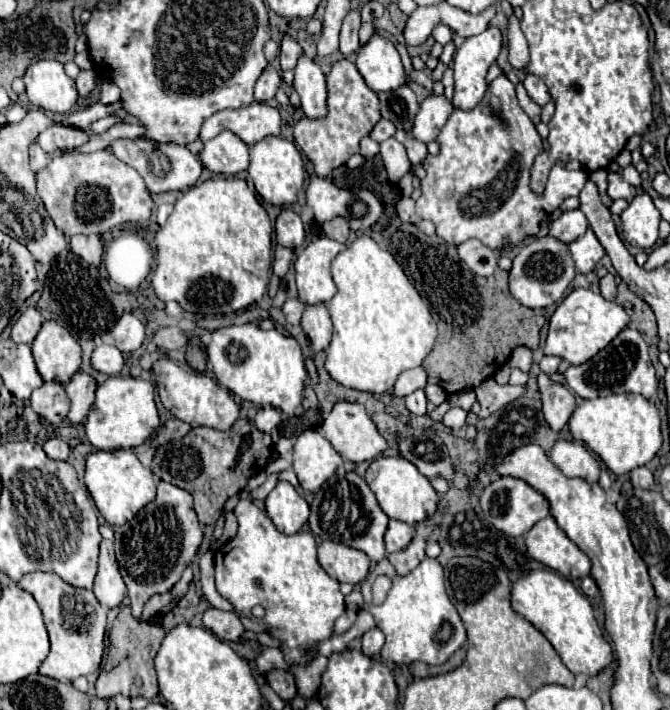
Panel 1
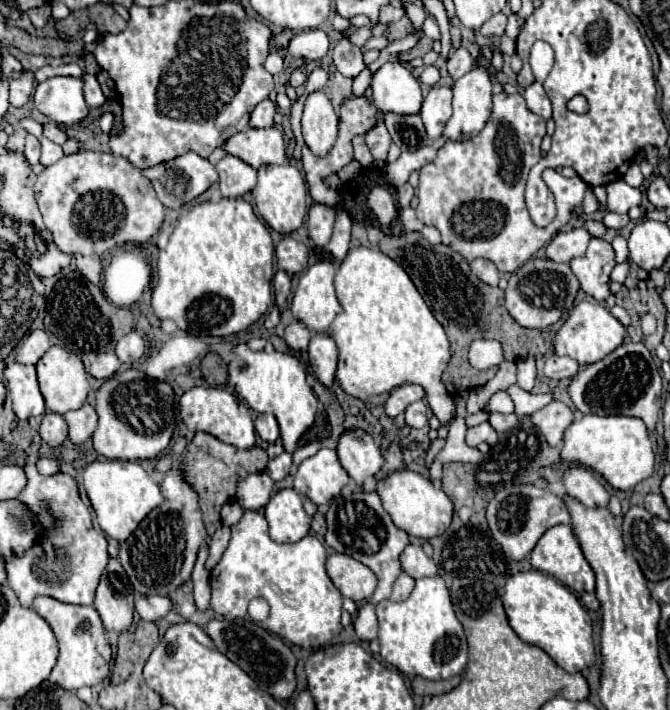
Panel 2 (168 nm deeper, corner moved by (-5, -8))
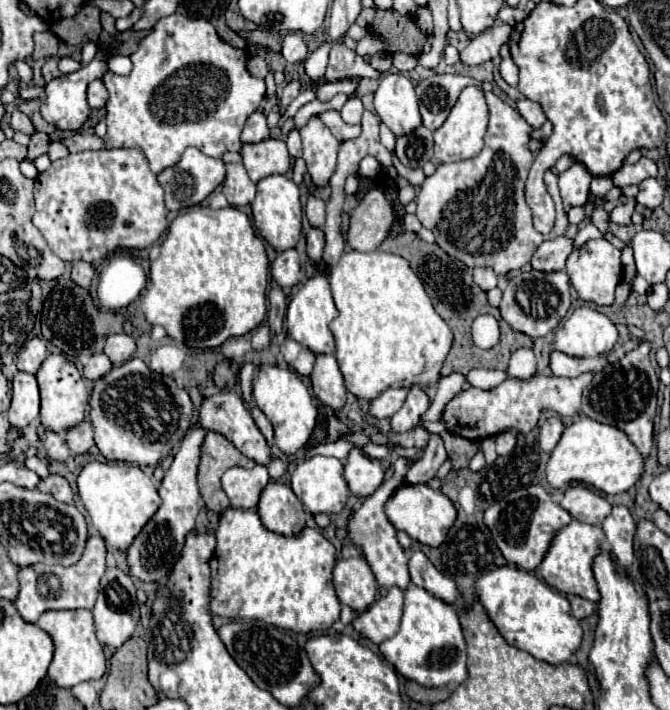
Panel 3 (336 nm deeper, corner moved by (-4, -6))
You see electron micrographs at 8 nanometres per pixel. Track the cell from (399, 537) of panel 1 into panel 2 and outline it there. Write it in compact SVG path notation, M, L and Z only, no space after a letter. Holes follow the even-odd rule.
M408 544L404 552L400 554L402 570L408 572L412 578L422 578L422 576L436 576L438 568L436 564L424 554L420 544Z

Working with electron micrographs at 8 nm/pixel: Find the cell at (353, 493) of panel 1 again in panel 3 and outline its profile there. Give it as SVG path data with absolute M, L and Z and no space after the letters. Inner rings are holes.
M399 458L397 462L397 472L393 474L393 478L385 480L379 490L365 498L365 504L349 518L349 524L347 524L347 534L349 534L349 544L357 544L363 554L365 554L365 560L367 564L371 566L375 578L377 578L377 584L383 586L383 588L391 588L391 586L399 586L401 590L407 590L409 586L409 572L407 572L407 556L403 552L403 548L399 546L395 534L397 530L393 528L393 524L387 520L385 516L385 502L387 498L401 486L403 478L405 478L405 472L407 472L407 458Z

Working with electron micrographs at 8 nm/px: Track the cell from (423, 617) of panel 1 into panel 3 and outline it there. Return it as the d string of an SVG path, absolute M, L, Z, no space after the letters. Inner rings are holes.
M409 584L409 588L405 590L405 610L399 632L393 638L385 640L379 650L403 678L413 680L421 686L443 688L449 684L457 686L467 680L465 640L455 608L437 600L433 594L415 584Z

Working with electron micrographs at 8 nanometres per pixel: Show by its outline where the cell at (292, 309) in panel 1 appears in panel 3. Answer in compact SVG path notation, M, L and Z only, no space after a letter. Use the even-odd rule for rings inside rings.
M287 338L281 344L281 354L285 358L285 362L289 364L291 370L295 370L301 376L309 376L315 364L315 354L311 350L307 350L305 346L301 346L299 342Z

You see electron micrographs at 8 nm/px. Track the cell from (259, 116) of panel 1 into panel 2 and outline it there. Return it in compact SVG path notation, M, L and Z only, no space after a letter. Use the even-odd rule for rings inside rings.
M278 126L270 128L248 128L230 136L222 150L238 156L252 168L262 164L284 164L286 162L286 142Z

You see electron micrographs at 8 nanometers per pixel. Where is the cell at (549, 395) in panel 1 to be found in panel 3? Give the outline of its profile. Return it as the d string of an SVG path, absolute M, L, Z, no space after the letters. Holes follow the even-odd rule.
M553 416L553 418L547 418L543 424L541 424L541 428L539 428L539 446L545 450L545 452L551 452L555 446L557 446L557 442L559 442L559 438L561 438L561 434L563 434L563 422L561 422L561 418L557 418L557 416Z

